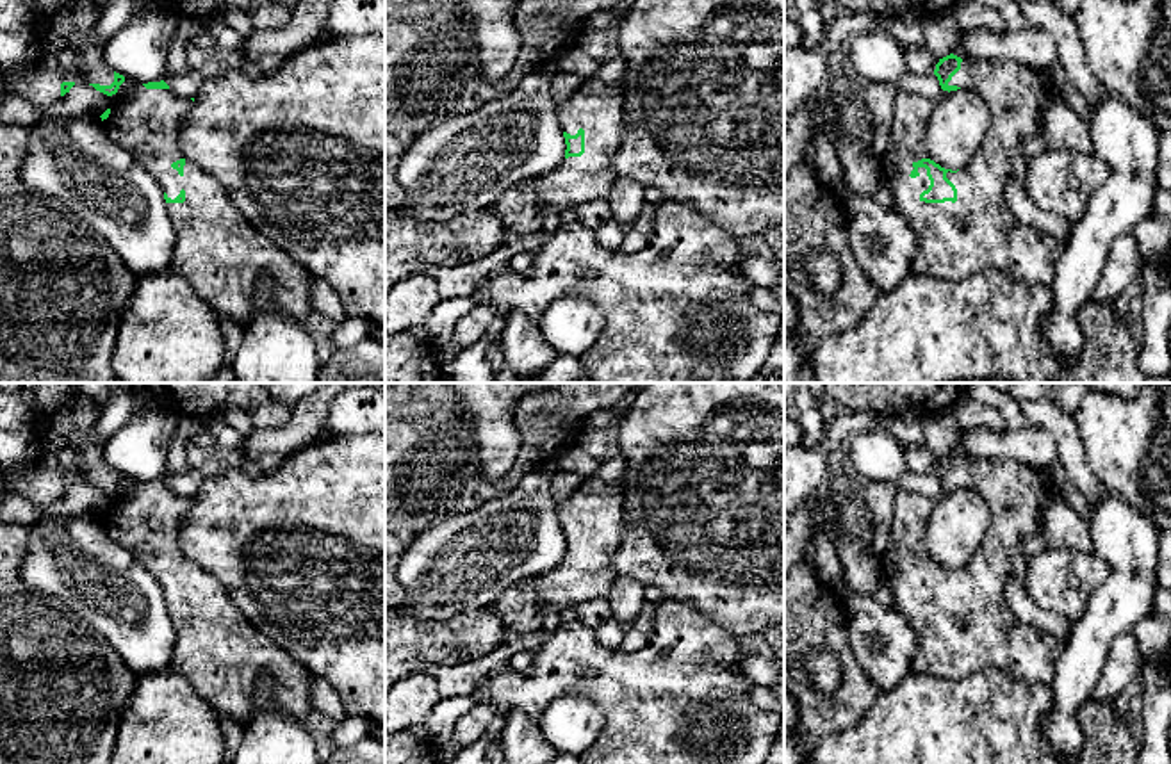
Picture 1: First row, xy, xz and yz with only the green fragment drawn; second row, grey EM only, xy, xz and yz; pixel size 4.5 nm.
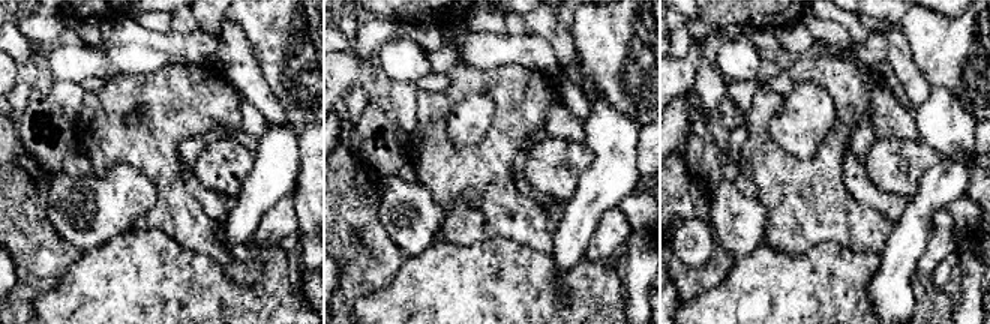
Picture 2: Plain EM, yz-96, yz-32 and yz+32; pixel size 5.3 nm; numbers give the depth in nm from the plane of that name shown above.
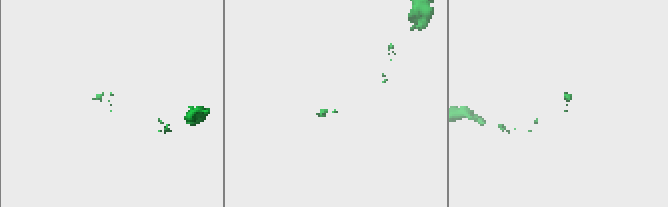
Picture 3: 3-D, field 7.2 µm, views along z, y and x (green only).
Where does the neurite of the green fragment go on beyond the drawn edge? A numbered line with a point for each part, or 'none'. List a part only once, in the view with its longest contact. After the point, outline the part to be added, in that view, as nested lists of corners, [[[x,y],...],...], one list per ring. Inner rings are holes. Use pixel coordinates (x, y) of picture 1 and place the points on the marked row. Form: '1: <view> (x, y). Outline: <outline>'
1: yz (979, 232). Outline: [[[962,59],[961,69],[948,85],[980,94],[991,114],[987,134],[973,158],[957,173],[946,173],[946,178],[957,189],[957,201],[921,201],[920,194],[930,185],[927,169],[918,167],[920,175],[916,178],[909,176],[914,162],[929,158],[921,146],[921,135],[932,110],[948,91],[943,91],[939,98],[927,98],[907,91],[897,93],[891,142],[882,160],[882,182],[895,196],[897,210],[905,215],[920,239],[913,272],[943,281],[959,281],[979,271],[1000,271],[1016,281],[1050,287],[1064,244],[1020,223],[1007,207],[1003,191],[1020,144],[1028,137],[1041,135],[1043,109],[1055,91],[1046,82],[1043,71],[1016,61],[968,62]]]

